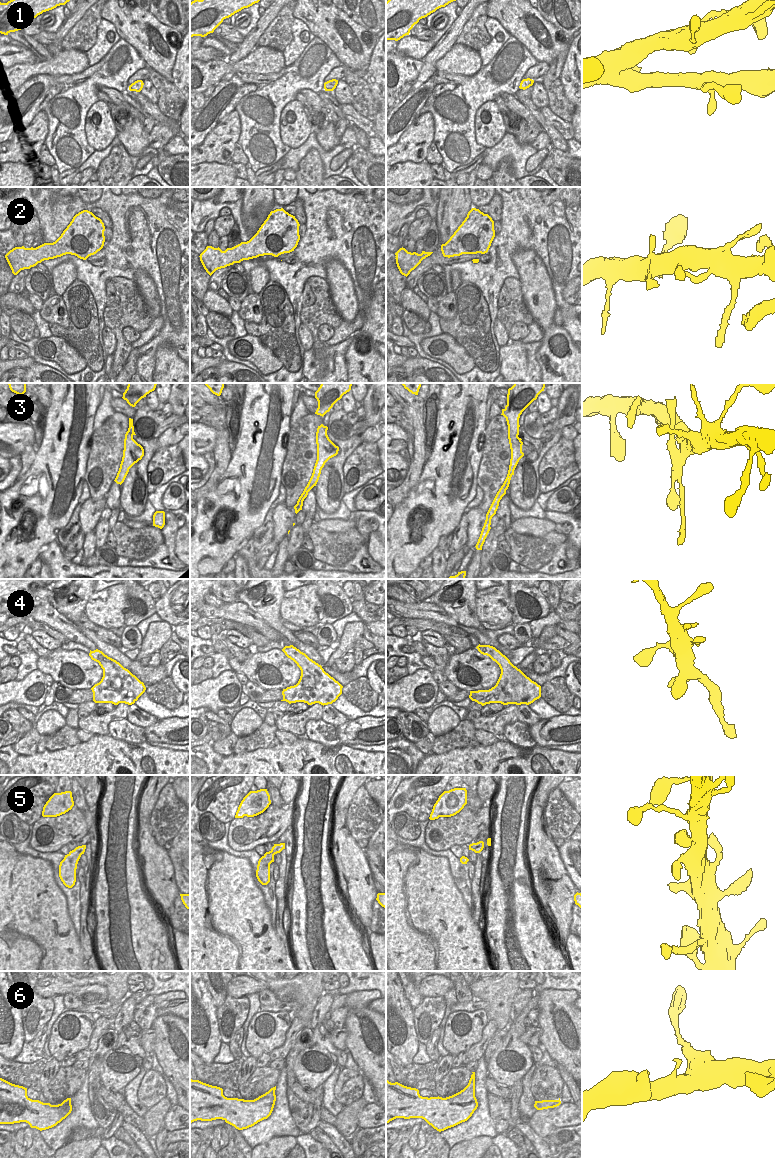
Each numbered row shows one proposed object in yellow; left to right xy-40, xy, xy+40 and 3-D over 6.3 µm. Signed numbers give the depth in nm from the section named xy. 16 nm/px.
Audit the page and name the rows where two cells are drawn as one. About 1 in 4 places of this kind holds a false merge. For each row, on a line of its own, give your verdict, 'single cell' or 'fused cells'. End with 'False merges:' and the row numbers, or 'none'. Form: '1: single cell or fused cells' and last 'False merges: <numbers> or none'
1: single cell
2: single cell
3: single cell
4: single cell
5: single cell
6: single cell
False merges: none

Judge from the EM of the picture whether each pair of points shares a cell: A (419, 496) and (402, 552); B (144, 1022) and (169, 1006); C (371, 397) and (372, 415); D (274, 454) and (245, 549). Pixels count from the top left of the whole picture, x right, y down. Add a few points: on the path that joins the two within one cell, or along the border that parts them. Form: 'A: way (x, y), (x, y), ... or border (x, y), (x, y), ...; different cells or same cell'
A: way (406, 509), (405, 538); same cell
B: way (150, 1016), (157, 1009), (163, 1008); same cell
C: way (372, 401), (372, 411); same cell
D: border (252, 536), (244, 539), (238, 547); different cells

